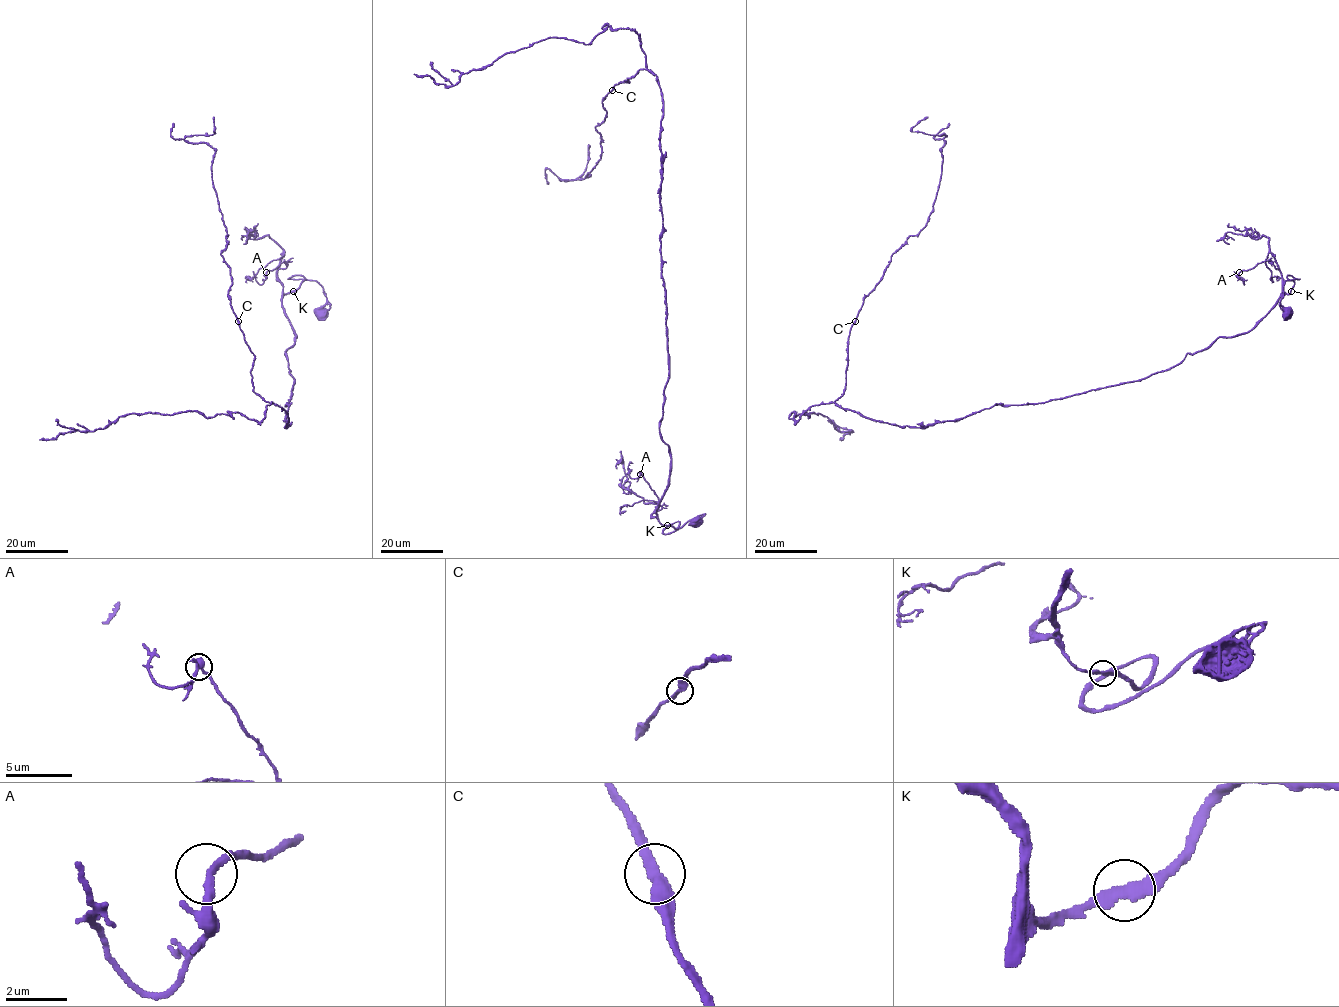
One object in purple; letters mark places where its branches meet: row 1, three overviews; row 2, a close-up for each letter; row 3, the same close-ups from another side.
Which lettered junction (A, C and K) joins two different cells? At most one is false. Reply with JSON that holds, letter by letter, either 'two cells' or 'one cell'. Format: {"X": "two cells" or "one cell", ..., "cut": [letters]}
{"A": "one cell", "C": "one cell", "K": "one cell", "cut": []}

